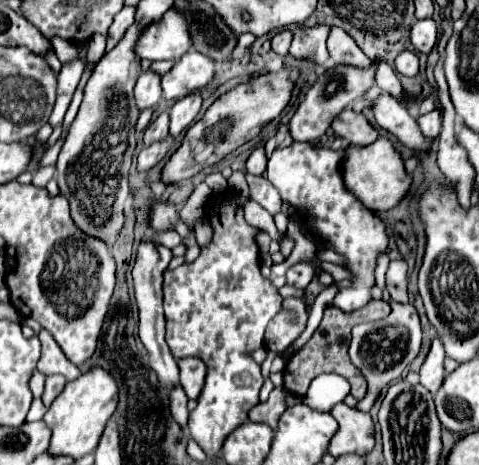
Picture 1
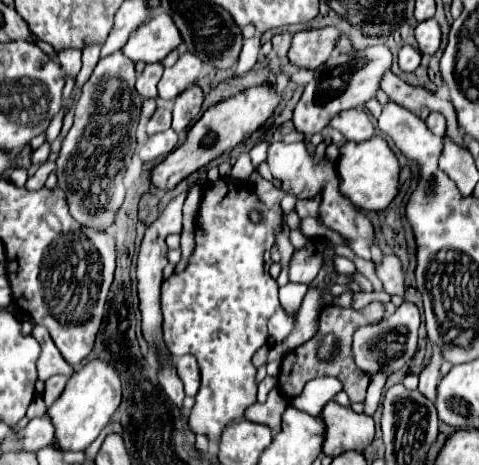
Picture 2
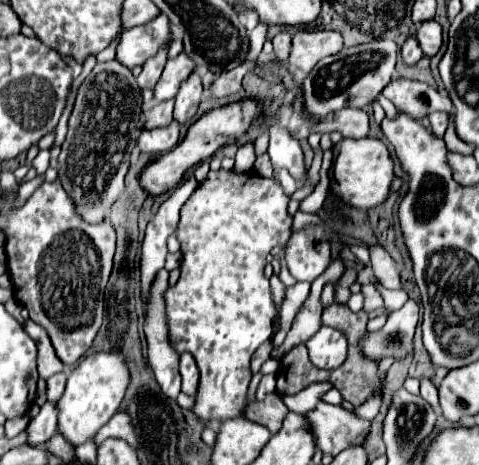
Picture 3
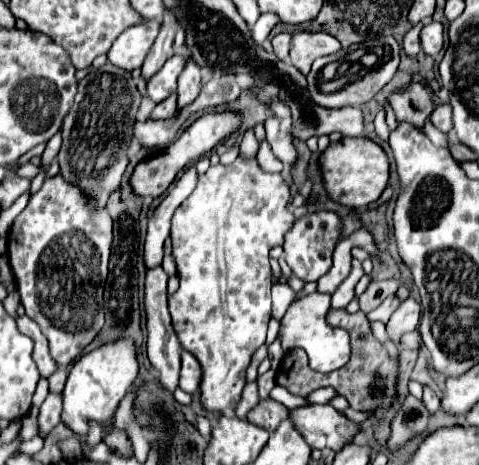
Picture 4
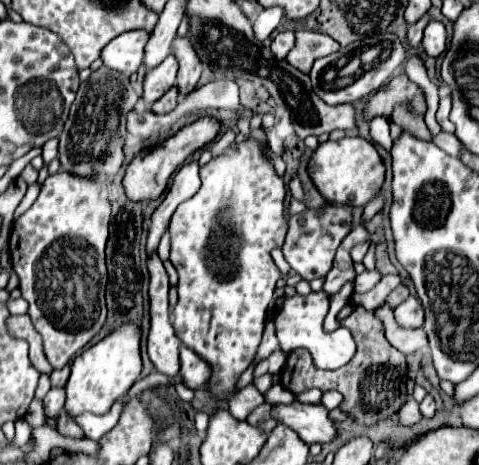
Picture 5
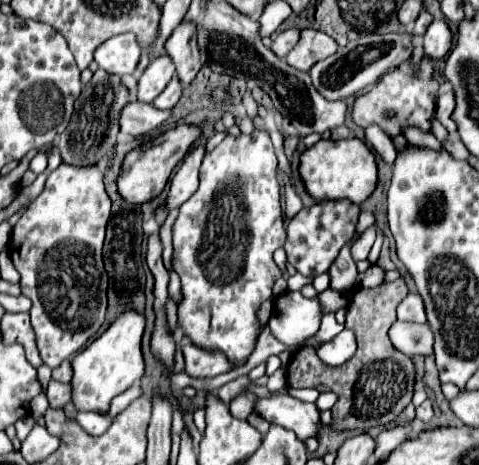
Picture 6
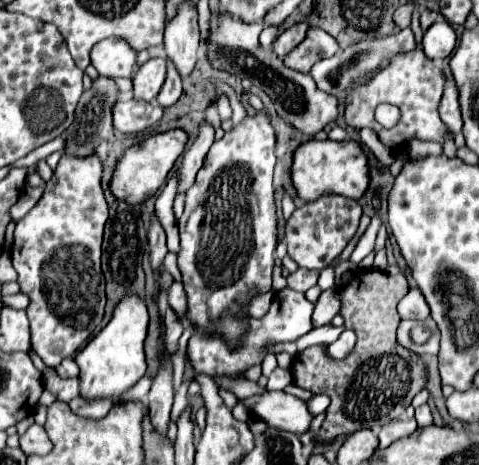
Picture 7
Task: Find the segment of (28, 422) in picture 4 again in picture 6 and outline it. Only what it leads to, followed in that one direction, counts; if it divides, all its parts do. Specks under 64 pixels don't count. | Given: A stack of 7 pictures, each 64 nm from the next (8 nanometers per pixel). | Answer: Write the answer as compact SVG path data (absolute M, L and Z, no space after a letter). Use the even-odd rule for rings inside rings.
M40 394L40 396L36 396L36 398L32 400L32 412L30 412L30 416L32 416L32 418L38 418L38 416L44 414L48 408L50 408L48 398L46 398L44 394Z

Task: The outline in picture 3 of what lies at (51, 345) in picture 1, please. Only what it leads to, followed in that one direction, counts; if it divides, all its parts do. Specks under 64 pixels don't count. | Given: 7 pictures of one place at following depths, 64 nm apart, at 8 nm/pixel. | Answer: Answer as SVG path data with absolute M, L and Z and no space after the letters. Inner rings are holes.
M26 320L24 322L24 332L28 332L28 336L32 336L32 340L36 340L38 346L38 374L40 378L50 378L56 372L64 370L64 364L60 364L60 360L56 360L56 352L52 352L52 344L48 340L48 334L40 328L40 324Z

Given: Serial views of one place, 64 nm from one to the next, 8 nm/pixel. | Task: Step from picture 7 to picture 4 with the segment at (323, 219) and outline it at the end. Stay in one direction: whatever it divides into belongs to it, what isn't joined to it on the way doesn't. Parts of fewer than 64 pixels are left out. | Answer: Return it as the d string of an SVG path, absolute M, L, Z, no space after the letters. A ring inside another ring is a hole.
M322 210L322 212L312 212L312 214L298 218L294 222L292 230L286 234L286 240L282 246L284 260L292 268L294 276L302 278L304 282L314 282L314 280L322 278L332 266L332 252L340 238L340 232L342 232L342 220L336 212Z

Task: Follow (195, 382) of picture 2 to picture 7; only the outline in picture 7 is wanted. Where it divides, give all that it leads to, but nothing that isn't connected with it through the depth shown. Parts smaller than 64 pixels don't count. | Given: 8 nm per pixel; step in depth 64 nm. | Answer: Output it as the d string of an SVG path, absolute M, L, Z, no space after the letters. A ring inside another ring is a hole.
M282 288L274 294L270 310L262 316L262 318L252 318L252 316L244 316L242 320L246 322L246 330L242 336L242 344L236 344L236 348L228 348L228 344L224 342L224 336L216 336L216 334L204 334L204 332L196 332L190 342L188 342L188 356L192 360L192 366L196 372L204 372L208 376L220 376L220 374L242 374L244 370L248 370L254 364L262 364L264 356L266 356L266 346L268 344L280 344L280 342L292 342L296 338L300 338L302 334L312 330L312 310L314 304L310 300L306 300L304 294L294 292L292 288Z

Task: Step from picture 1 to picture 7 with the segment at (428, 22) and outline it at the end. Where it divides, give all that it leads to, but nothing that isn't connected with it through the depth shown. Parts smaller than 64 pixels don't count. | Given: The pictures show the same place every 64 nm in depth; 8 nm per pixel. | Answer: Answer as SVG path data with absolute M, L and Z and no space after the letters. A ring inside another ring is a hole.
M446 20L434 22L424 32L422 48L430 60L444 60L446 56L450 56L454 46L456 46L456 32Z

